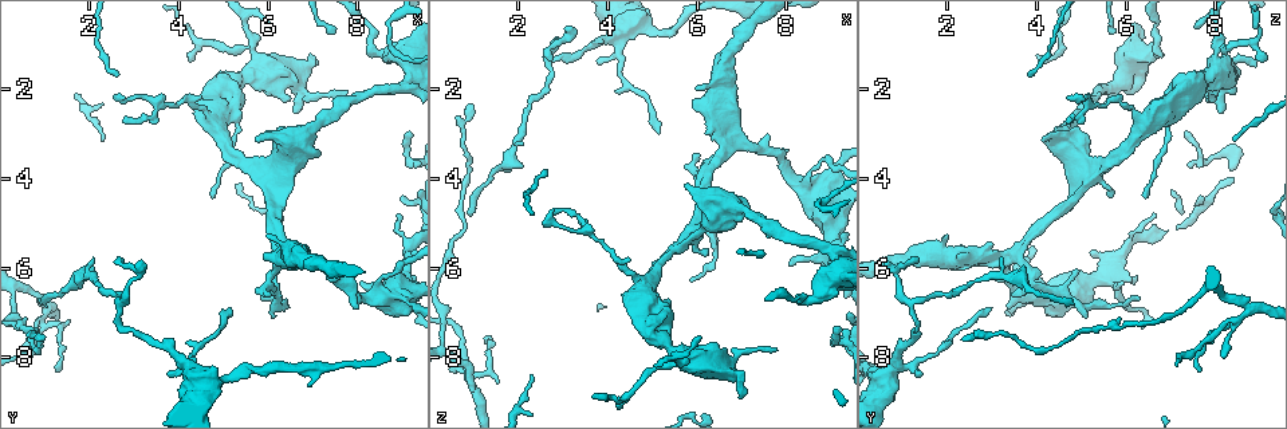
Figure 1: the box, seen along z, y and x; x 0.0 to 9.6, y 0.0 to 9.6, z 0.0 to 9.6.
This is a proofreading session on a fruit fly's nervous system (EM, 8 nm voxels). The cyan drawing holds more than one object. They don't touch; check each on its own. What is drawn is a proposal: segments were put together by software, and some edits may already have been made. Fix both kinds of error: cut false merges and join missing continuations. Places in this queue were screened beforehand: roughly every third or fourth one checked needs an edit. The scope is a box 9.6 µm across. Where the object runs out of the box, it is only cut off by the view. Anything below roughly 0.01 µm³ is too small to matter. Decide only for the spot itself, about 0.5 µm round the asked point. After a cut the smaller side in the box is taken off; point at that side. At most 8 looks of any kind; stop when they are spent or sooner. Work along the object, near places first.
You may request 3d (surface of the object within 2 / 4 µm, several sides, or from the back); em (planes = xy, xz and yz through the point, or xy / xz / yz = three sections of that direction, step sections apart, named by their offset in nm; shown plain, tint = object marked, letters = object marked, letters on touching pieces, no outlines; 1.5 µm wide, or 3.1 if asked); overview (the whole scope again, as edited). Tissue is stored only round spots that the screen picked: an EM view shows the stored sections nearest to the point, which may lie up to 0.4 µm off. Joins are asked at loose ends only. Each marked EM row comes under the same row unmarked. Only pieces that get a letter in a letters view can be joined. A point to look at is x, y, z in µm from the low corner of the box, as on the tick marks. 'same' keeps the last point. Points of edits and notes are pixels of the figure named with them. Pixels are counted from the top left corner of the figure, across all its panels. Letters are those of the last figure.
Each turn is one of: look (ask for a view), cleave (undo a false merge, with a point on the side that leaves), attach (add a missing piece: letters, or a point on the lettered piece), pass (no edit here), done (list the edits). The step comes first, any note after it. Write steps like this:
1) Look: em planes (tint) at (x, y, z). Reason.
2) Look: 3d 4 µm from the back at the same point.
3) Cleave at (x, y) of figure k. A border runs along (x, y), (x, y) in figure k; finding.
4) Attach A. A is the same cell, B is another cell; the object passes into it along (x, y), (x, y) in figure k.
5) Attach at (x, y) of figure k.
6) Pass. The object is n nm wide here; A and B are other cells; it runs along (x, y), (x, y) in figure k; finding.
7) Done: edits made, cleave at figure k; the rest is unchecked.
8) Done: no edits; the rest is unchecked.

Look: 3d 2 µm from the back at (2.15, 5.80, 3.25). Free end.

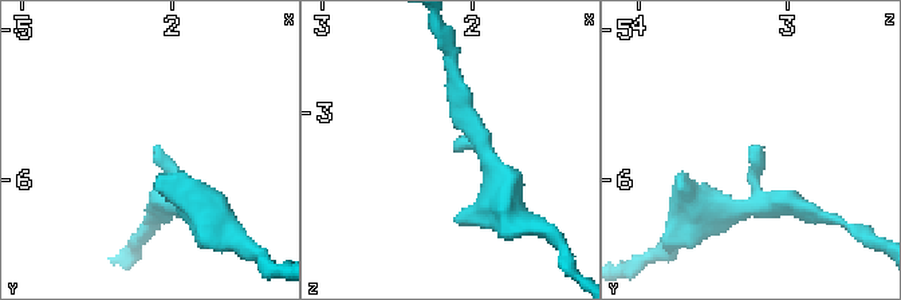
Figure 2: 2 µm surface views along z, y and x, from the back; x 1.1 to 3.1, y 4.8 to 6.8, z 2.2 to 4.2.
Look: em xz step 8 (tint) at (2.10, 5.78, 3.26). Need the tissue.

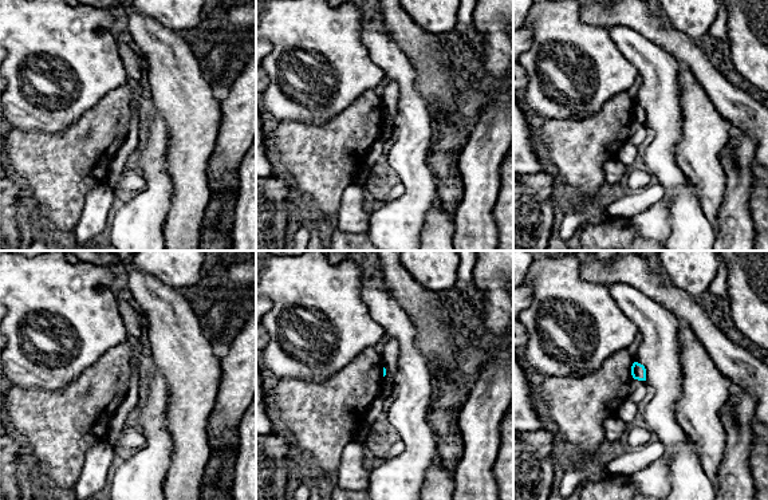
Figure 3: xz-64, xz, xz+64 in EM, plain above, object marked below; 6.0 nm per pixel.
Look: em planes (letters) at the same point.

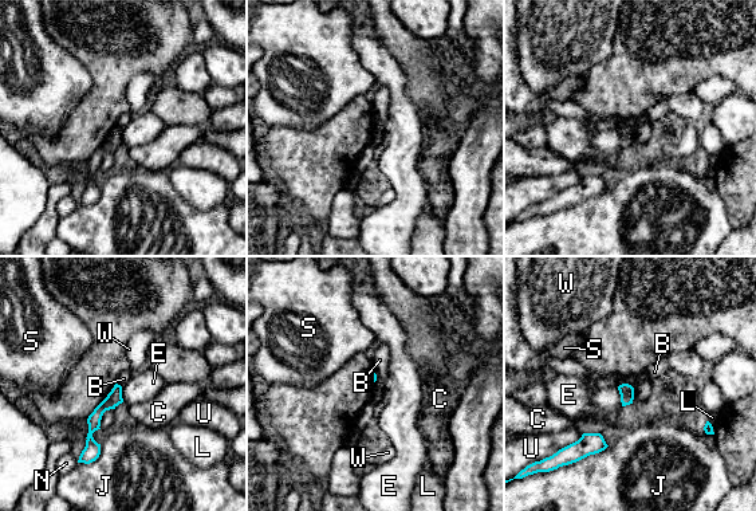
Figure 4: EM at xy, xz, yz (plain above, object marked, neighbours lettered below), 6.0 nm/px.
Pass. B, C, E, J, L, N, S, U and W are other cells; a border runs along (617, 386), (630, 384), (634, 388) in figure 4; no lettered piece goes on from it.

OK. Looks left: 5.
Look: 3d 4 µm at (0.95, 6.75, 8.50). Narrows sharply.

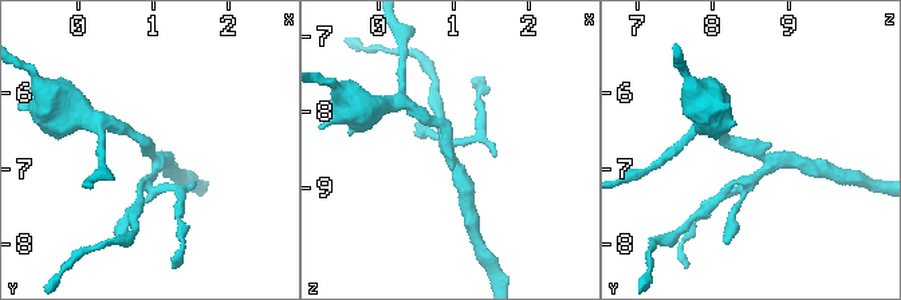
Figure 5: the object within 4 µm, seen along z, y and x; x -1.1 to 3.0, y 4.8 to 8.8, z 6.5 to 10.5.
Look: em xz step 4 (tint) at (0.95, 6.75, 8.50). Need the tissue.

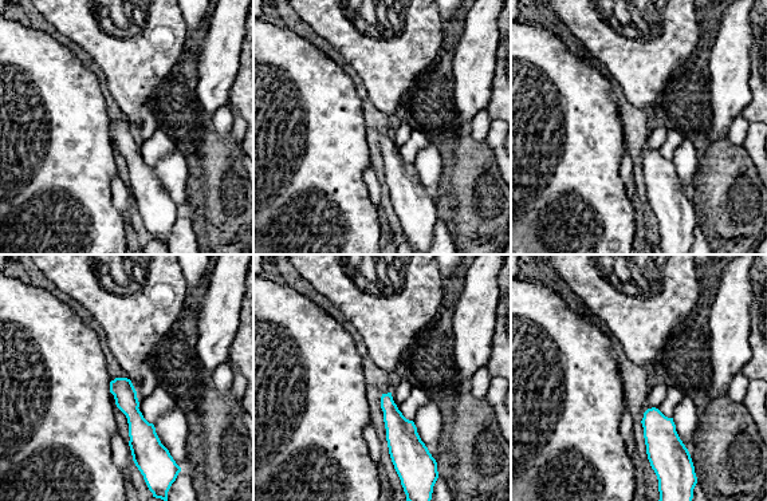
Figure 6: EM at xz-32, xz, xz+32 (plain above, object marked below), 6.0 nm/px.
Look: em yz step 4 (letters) at the same point.

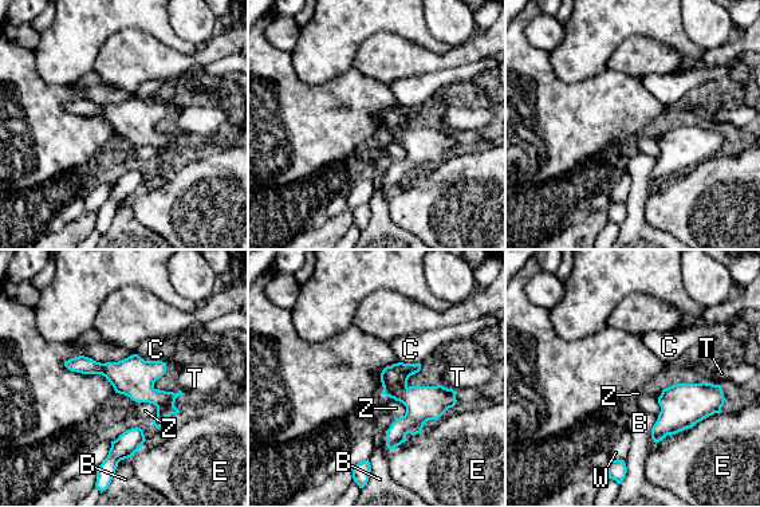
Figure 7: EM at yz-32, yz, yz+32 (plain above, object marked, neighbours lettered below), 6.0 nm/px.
Pass. The object is 160 nm wide here; B, C, E, T, W and Z are other cells; a border runs along (720, 411), (704, 417), (689, 428) in figure 7; one neuron here.

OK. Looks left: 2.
Look: em yz step 4 (letters) at (2.80, 5.80, 1.35). Tapers out.

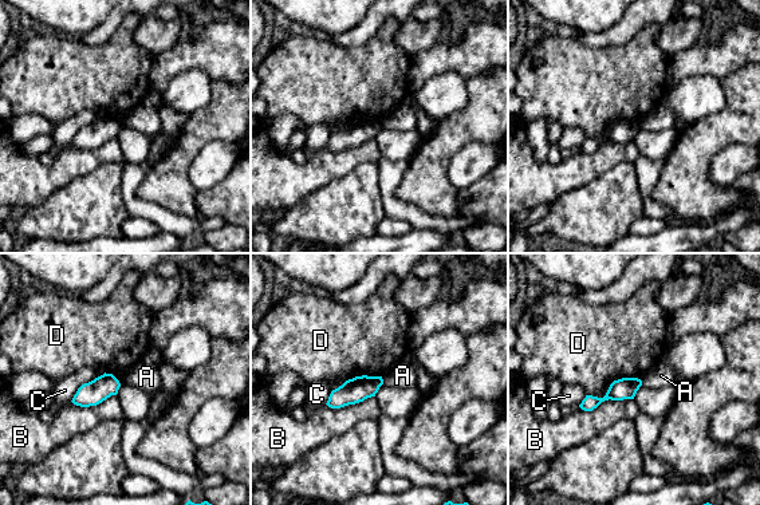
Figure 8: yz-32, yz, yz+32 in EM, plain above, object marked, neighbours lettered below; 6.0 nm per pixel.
Look: em xz step 4 (letters) at the same point. Cut it another way.

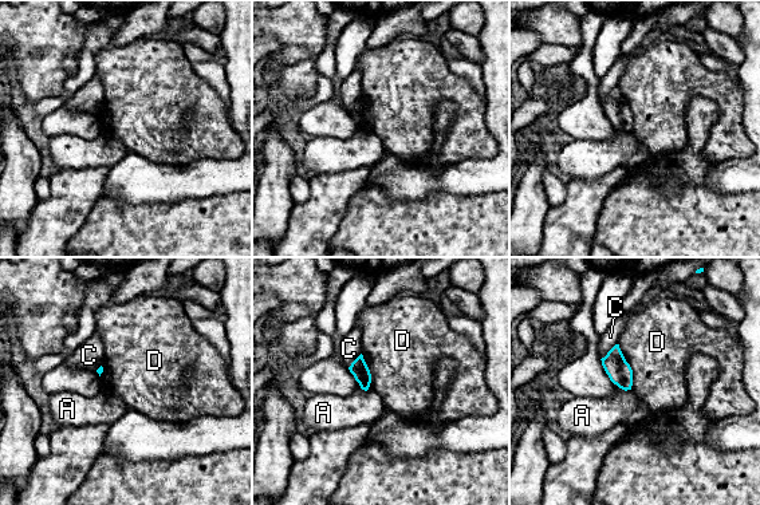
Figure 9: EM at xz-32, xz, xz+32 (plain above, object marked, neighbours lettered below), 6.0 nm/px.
Pass. The longest contact is with D, 300 nm; A, C and D are other cells; a border runs along (618, 343), (631, 370), (631, 389) in figure 9; none of them fits.

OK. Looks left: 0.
Done: no edits; the rest is unchecked.

